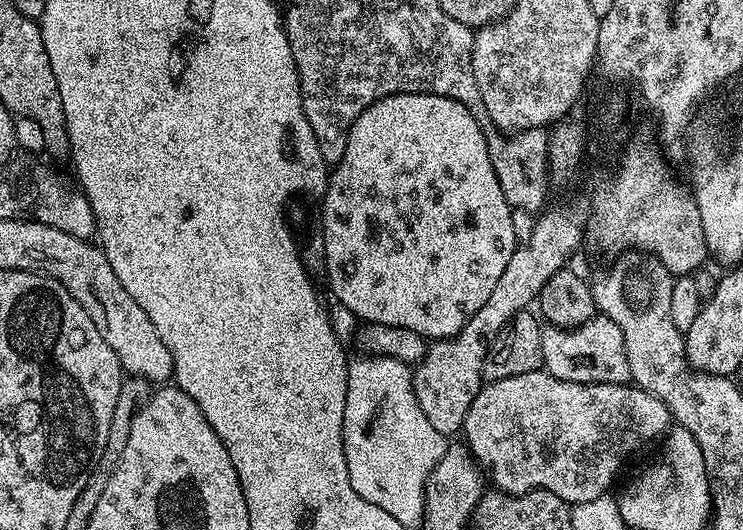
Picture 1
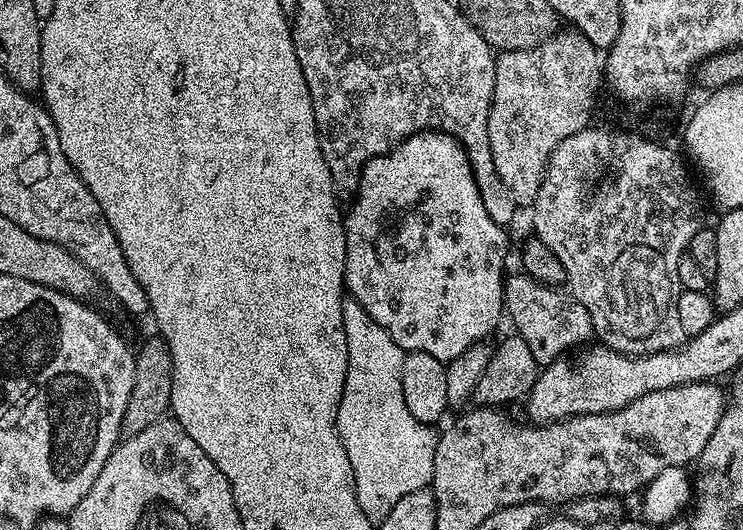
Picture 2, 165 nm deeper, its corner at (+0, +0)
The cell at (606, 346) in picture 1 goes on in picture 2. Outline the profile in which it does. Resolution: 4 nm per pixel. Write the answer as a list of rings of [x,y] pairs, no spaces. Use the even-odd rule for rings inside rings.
[[[517,270],[516,273],[509,275],[504,282],[504,310],[507,319],[512,319],[515,335],[521,336],[526,342],[526,346],[530,346],[530,354],[534,354],[536,363],[541,366],[547,366],[561,359],[571,348],[579,349],[581,346],[587,345],[588,339],[593,339],[592,319],[590,314],[586,314],[586,310],[579,302],[575,300],[567,291],[557,290],[548,284],[538,282],[534,277],[529,276],[523,270]]]

